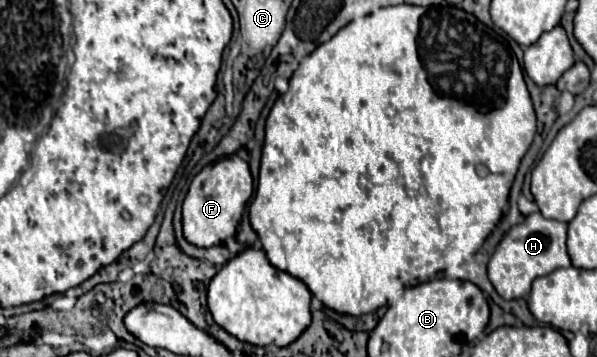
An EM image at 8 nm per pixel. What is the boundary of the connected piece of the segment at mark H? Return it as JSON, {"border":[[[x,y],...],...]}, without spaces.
{"border":[[[540,212],[526,216],[522,224],[514,226],[496,246],[496,252],[488,262],[488,278],[494,284],[496,292],[504,300],[522,298],[530,292],[530,284],[534,278],[546,276],[558,268],[568,268],[570,256],[566,252],[566,230],[566,222],[548,220]]]}

